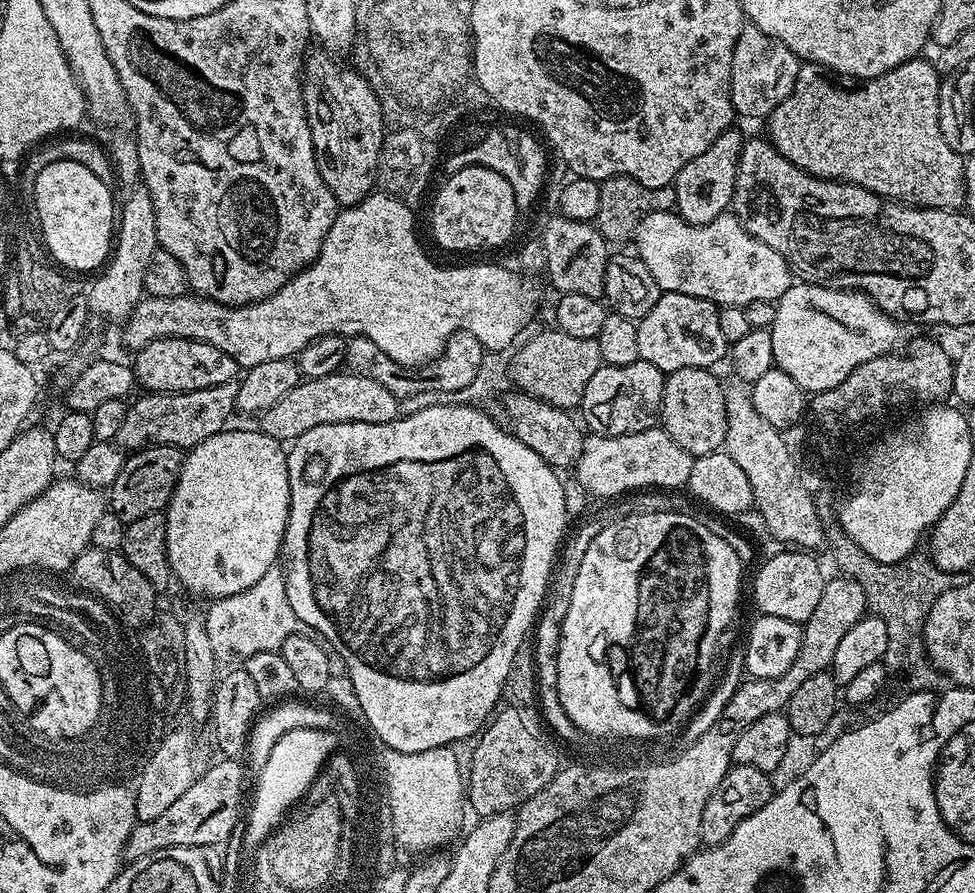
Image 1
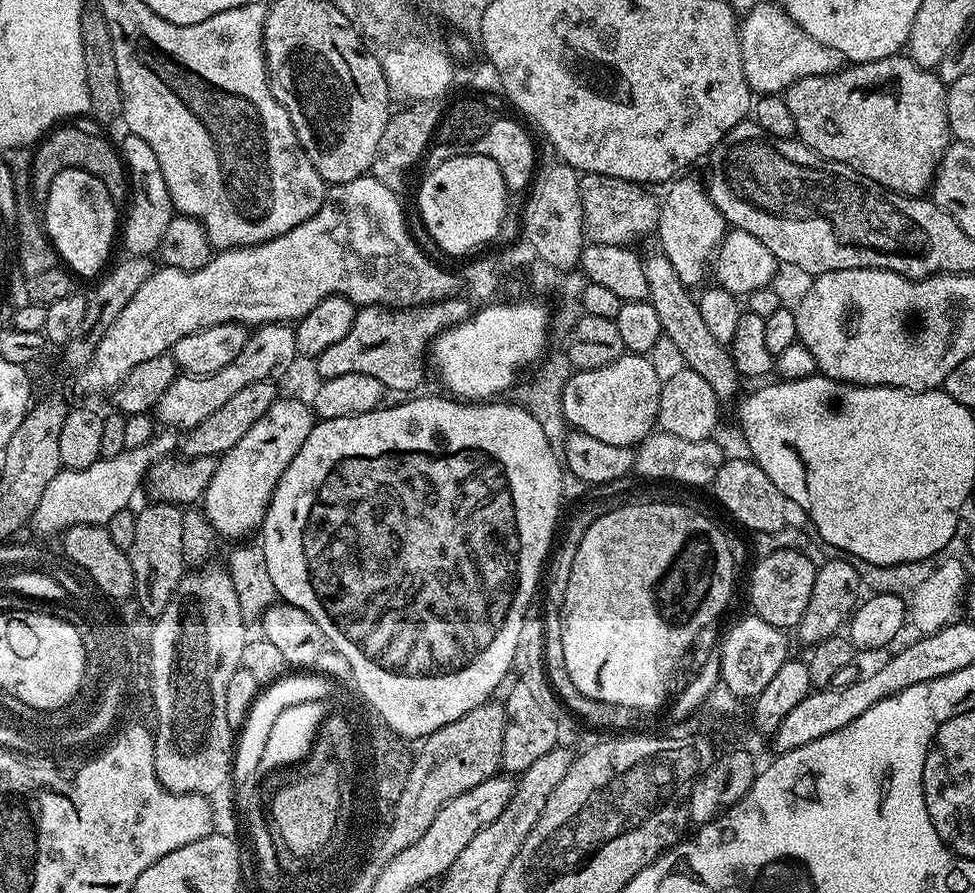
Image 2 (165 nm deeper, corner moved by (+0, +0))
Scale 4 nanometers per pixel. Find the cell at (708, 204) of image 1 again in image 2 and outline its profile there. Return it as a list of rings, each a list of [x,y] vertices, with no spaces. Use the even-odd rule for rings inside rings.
[[[692,174],[681,175],[667,185],[668,193],[662,196],[654,240],[660,243],[673,274],[684,284],[696,284],[704,276],[704,263],[707,260],[709,263],[710,257],[719,249],[730,225],[708,197],[705,181],[688,175]]]

